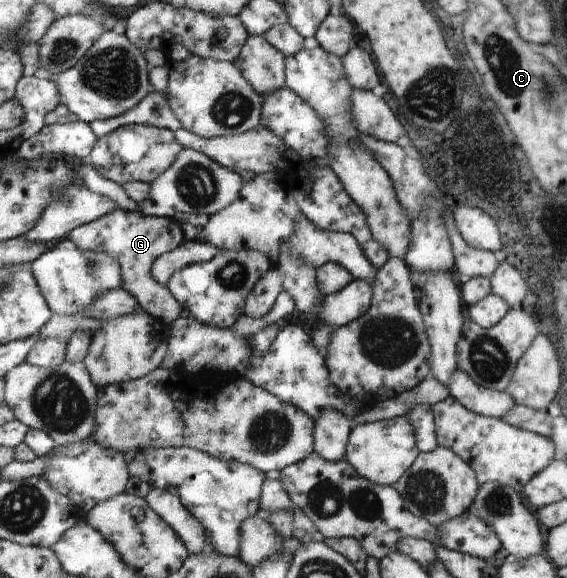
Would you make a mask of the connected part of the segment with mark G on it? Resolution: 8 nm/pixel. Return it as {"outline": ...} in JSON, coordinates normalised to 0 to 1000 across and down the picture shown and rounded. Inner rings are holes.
{"outline":[[[206,362],[168,382],[129,396],[115,415],[145,434],[182,433],[196,441],[213,460],[217,495],[238,512],[243,529],[257,542],[287,555],[295,564],[319,548],[317,521],[295,495],[279,490],[268,476],[268,460],[291,438],[309,433],[323,422],[319,386],[309,377],[272,375],[245,365]]]}

